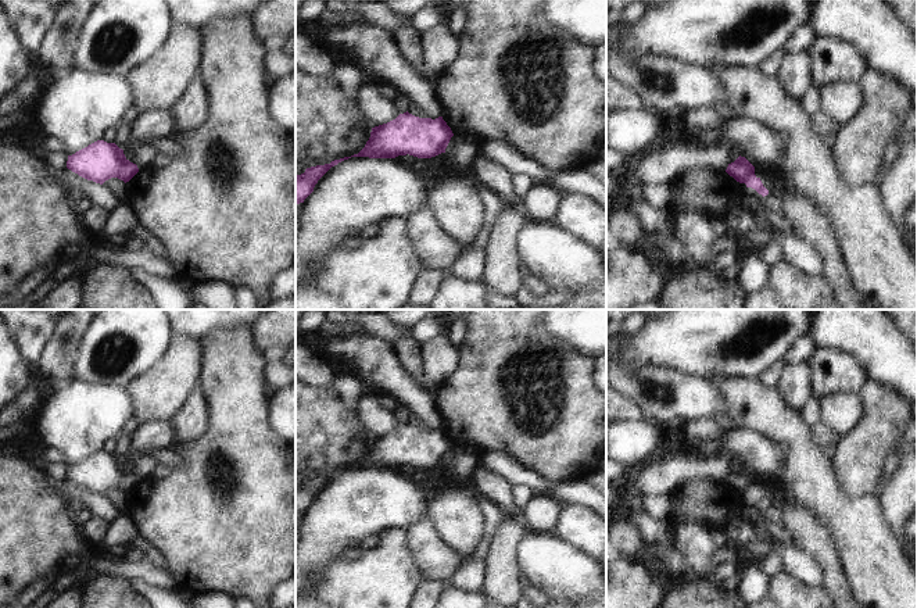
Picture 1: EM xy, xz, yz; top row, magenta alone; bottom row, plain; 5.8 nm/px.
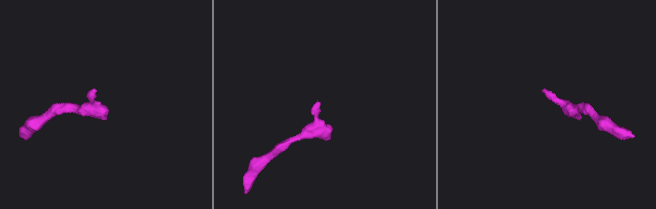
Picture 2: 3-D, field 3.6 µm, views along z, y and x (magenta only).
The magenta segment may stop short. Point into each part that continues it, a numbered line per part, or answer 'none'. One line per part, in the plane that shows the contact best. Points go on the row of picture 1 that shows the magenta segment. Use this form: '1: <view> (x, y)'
none.

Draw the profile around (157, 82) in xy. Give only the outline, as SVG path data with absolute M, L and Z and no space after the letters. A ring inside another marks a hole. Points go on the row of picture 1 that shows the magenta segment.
M172 21L165 42L125 76L133 87L133 105L140 112L171 110L183 94L190 81L198 76L203 50L204 35L200 26Z

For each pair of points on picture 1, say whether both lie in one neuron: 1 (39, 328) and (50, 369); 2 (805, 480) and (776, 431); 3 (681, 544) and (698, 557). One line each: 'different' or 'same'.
1: different
2: same
3: same

